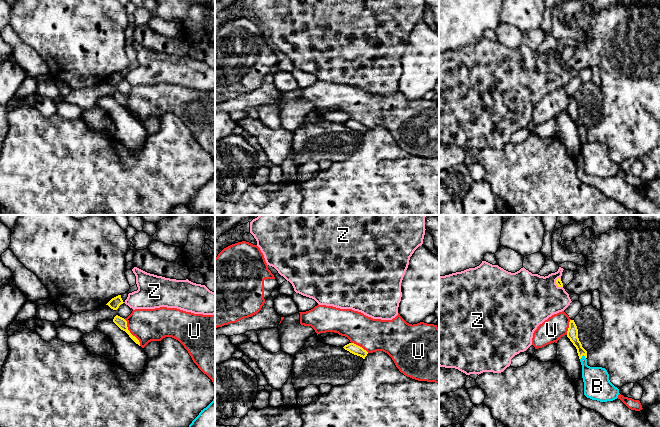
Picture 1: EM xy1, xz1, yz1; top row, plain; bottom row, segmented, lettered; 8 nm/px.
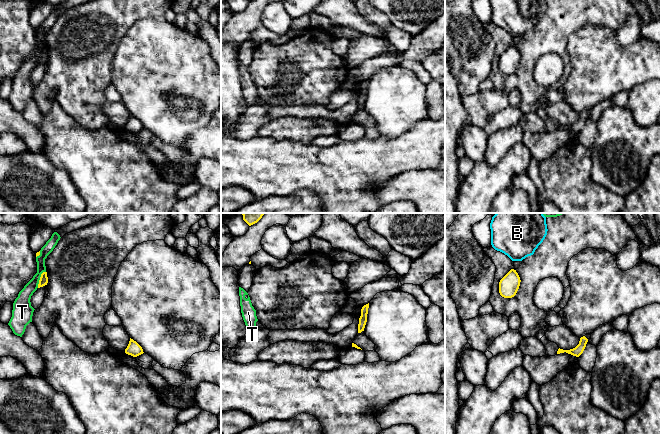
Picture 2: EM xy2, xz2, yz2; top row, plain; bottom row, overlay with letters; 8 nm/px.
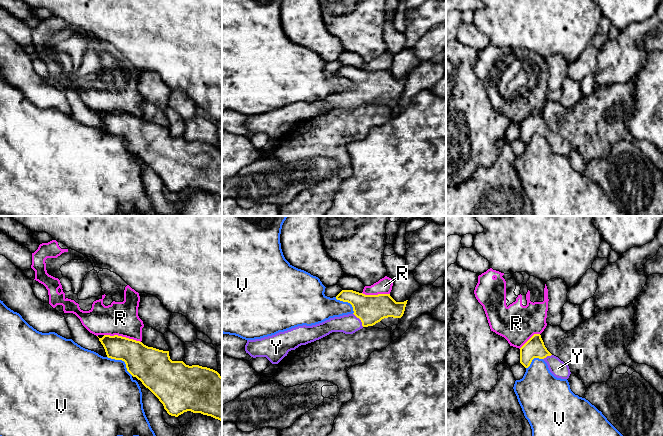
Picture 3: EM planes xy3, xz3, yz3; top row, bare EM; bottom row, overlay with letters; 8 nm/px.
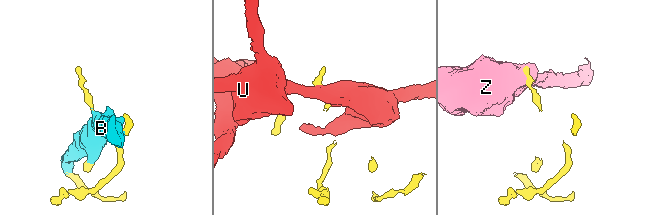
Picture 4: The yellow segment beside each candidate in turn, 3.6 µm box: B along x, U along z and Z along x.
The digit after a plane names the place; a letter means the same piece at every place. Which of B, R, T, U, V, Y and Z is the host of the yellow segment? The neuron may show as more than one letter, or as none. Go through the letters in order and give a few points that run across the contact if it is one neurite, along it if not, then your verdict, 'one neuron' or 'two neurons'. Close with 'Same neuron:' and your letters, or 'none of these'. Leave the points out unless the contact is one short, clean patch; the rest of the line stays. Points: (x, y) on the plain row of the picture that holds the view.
B: one neuron
R: two neurons
T: two neurons
U: line xy1 (124, 95), (127, 105), (138, 116), (140, 121); two neurons
V: two neurons
Y: line xz3 (370, 85), (360, 95), (348, 100); one neuron
Z: line yz1 (558, 53), (556, 59), (562, 63); two neurons
Same neuron: B, Y

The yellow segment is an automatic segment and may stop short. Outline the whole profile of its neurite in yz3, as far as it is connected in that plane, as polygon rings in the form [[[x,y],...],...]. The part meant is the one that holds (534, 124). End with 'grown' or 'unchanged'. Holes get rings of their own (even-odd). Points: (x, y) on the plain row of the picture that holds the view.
[[[534,110],[520,124],[520,139],[525,144],[530,142],[534,134],[543,135],[555,153],[561,155],[569,154],[571,150],[569,142],[547,126],[540,110]]] | grown

